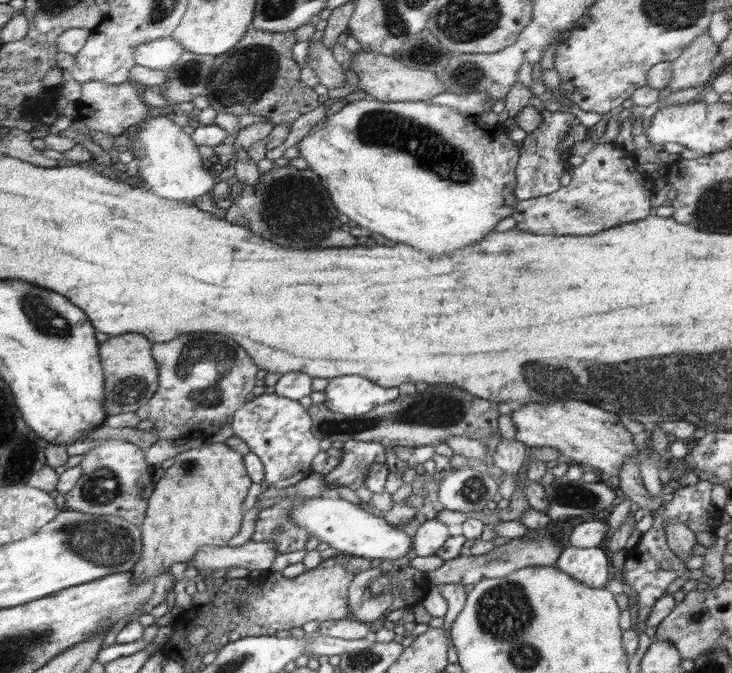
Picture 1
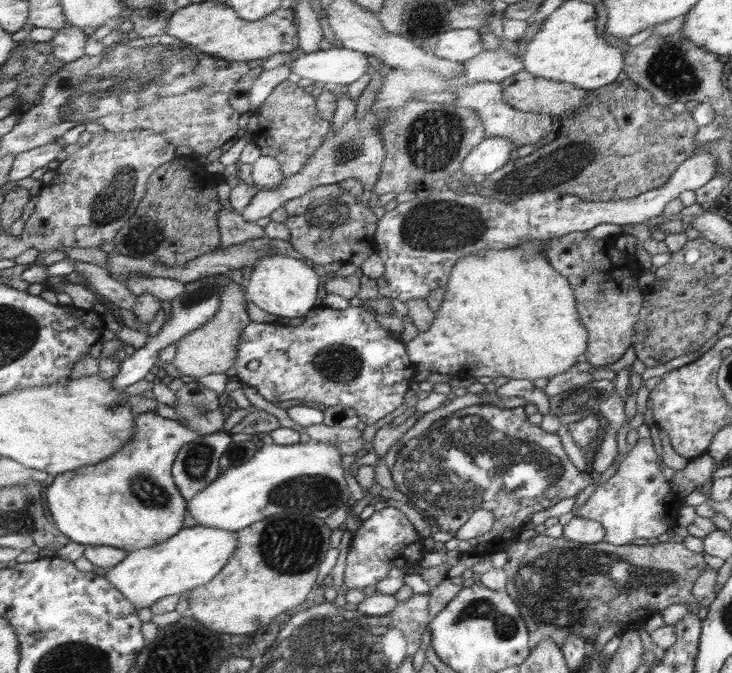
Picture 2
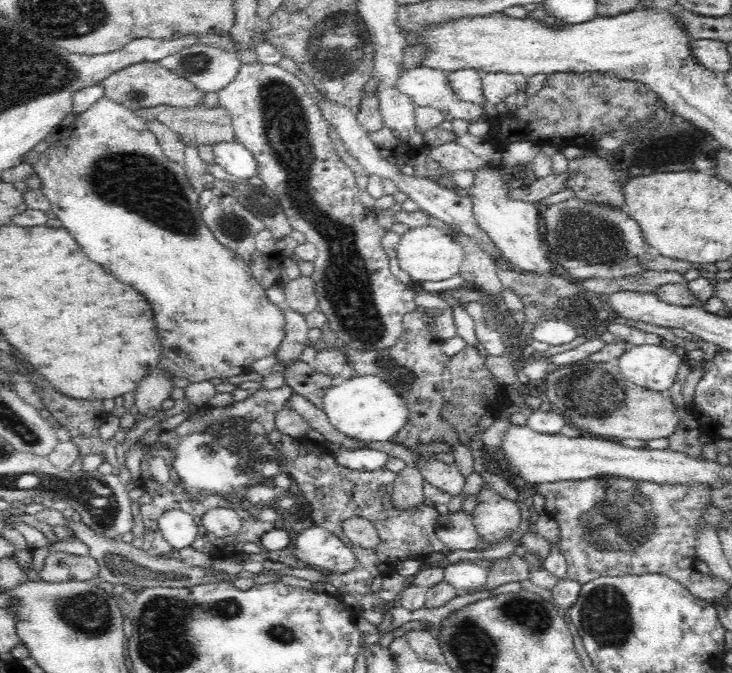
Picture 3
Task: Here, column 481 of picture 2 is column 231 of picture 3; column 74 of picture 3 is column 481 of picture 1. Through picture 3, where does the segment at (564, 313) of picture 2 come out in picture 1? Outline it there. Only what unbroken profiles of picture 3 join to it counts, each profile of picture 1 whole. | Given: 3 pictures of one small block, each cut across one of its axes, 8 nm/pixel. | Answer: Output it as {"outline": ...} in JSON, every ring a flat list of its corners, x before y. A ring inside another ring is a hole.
{"outline":[[369,97,358,102,348,103,332,116,326,116,300,140,298,146,302,158,310,165,309,169,319,176,323,186,327,188,331,201,336,202,336,208,342,214,346,214,354,222,354,225,362,226,376,234,382,234,384,238,408,244,416,250,424,250,424,252,448,254,448,252,460,250,462,246,480,242,484,236,496,231,494,228,502,218,512,216,520,201,515,196,516,178,518,177,516,162,519,162,518,152,522,149,520,143,514,144,514,141,508,138,502,125,484,124,478,115,462,115,448,106,436,106,436,104,428,104,427,101,379,102,379,100]]}

